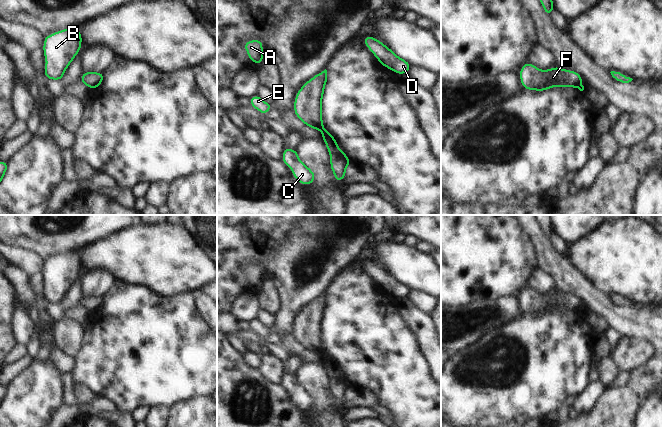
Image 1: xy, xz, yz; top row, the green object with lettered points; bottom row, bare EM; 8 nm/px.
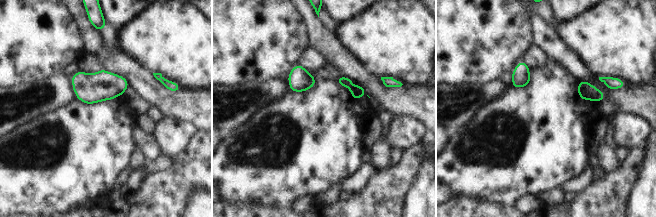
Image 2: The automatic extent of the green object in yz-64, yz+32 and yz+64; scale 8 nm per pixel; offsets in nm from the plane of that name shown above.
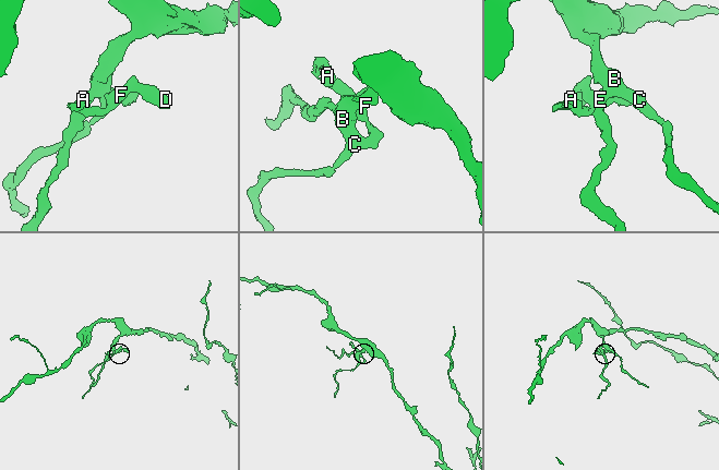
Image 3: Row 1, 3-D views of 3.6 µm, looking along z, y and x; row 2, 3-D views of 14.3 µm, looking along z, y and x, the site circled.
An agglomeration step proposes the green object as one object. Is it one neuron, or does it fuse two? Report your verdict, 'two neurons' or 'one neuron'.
two neurons

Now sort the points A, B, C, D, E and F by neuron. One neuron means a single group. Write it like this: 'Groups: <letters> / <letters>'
Groups: A D F / B C E.

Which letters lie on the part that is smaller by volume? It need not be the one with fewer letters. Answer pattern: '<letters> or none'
A, D, F.

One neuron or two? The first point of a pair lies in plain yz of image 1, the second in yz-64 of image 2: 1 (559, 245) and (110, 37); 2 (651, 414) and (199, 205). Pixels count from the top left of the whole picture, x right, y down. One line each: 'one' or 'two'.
1: one
2: one

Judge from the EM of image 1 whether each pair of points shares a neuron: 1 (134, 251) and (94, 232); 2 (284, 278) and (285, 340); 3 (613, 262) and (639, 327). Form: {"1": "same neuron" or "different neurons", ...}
{"1": "different neurons", "2": "different neurons", "3": "different neurons"}

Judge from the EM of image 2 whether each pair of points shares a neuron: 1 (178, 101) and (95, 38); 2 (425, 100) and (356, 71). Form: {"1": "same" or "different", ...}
{"1": "same", "2": "same"}

